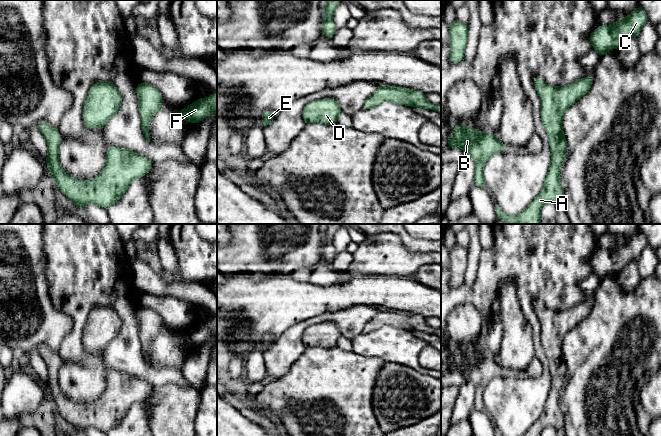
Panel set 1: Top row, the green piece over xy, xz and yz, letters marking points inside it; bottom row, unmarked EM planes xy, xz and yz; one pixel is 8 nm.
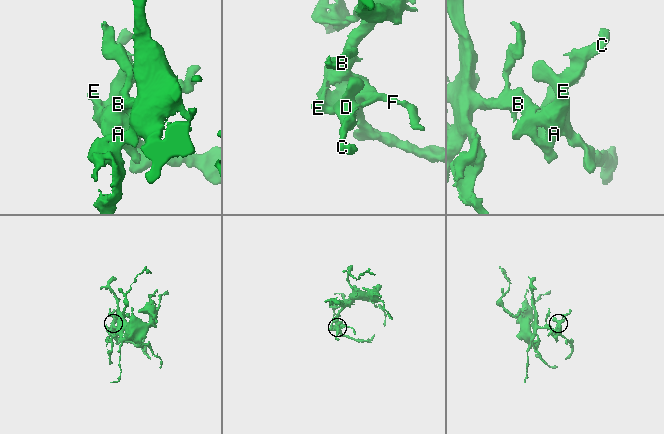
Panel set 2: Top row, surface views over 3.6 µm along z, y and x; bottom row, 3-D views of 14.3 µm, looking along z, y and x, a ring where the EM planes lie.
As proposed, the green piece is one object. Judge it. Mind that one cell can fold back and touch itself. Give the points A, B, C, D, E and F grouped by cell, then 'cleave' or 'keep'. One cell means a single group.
groups A B C D E F; keep

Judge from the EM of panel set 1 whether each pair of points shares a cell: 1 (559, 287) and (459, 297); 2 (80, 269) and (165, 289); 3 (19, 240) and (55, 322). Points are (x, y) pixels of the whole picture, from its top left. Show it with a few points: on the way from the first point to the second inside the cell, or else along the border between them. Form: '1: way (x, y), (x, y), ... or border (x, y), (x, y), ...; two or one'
1: way (534, 271), (499, 271), (484, 286); one
2: border (129, 262), (133, 285); two
3: way (19, 260), (21, 279), (38, 296), (39, 302); one

